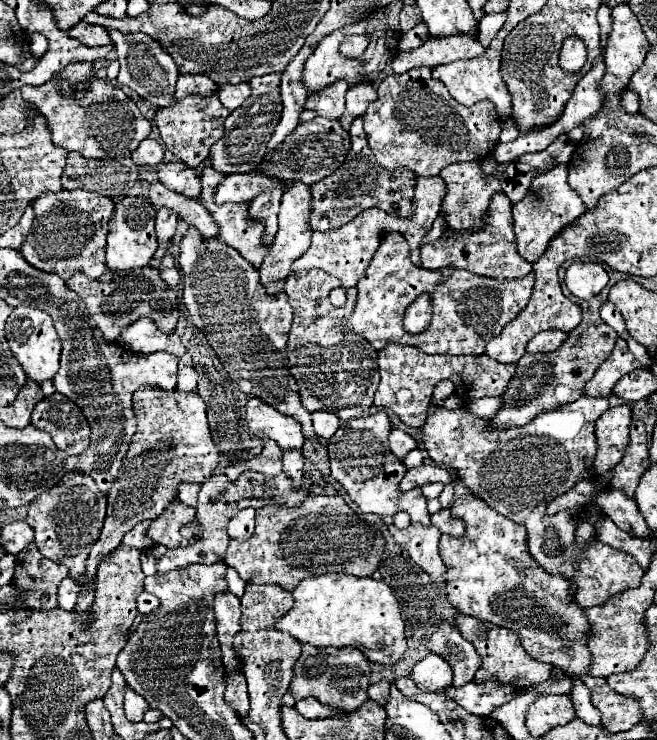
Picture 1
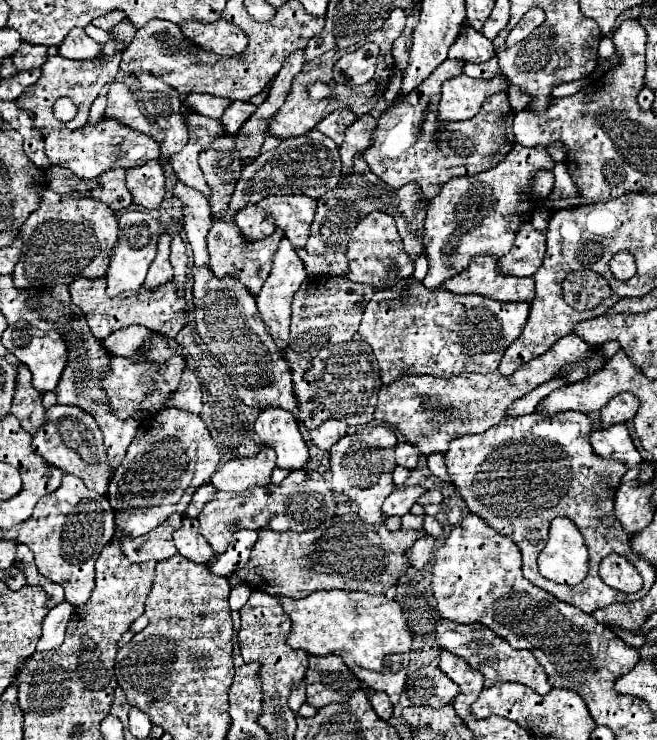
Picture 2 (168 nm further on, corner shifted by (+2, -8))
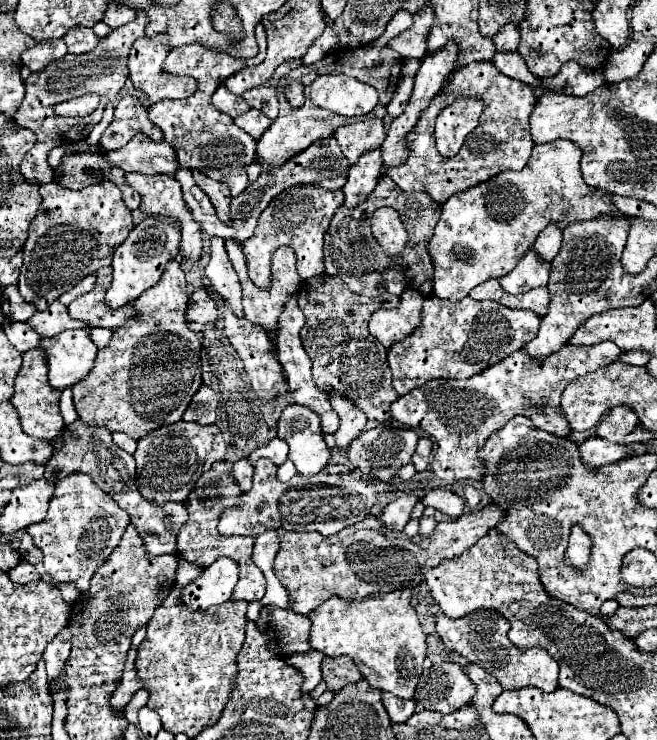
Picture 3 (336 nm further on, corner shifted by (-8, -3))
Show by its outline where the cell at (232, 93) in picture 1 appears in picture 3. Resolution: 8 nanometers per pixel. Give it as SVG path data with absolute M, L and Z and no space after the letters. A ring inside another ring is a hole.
M249 109L245 115L239 115L235 119L235 123L243 131L247 131L253 139L259 139L263 135L263 131L271 125L271 119L263 111L259 111L259 109Z

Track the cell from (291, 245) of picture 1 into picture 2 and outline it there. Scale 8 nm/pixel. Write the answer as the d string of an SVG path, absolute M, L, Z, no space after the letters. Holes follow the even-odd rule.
M283 238L279 244L279 250L275 254L275 260L273 260L273 270L271 270L269 278L265 280L265 284L257 296L257 308L259 308L261 320L265 322L265 326L271 334L271 338L275 340L275 346L279 348L279 352L285 352L285 348L287 348L289 324L291 324L291 300L293 300L293 294L299 290L299 286L305 278L307 278L307 272L305 272L305 266L301 264L301 258L297 256L297 252L289 244L289 240Z

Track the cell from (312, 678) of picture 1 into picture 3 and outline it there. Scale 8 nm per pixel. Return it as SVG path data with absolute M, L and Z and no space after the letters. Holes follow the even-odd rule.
M325 657L323 659L323 681L327 685L329 691L339 691L349 683L359 683L363 679L363 675L359 673L359 669L355 667L355 663L347 657Z

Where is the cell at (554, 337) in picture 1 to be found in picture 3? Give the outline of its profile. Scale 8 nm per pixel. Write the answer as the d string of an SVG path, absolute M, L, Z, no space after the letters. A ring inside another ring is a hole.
M611 341L591 347L565 345L561 351L551 353L539 365L527 357L525 351L515 351L515 355L509 355L509 359L499 361L489 371L481 371L471 379L431 379L423 387L411 389L407 395L401 395L391 403L391 417L403 425L419 427L431 435L431 439L437 443L431 469L439 479L447 483L481 479L485 471L477 451L493 431L501 429L511 417L525 415L535 423L535 427L545 429L557 437L567 437L567 419L559 415L559 395L563 393L563 387L585 373L613 363L619 353L621 349Z

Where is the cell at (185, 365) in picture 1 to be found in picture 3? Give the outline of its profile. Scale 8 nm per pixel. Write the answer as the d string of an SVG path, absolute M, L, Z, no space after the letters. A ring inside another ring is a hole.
M201 385L199 391L191 397L191 403L187 405L183 419L209 425L209 423L215 423L215 417L217 417L215 409L217 409L217 397L213 389L207 385Z

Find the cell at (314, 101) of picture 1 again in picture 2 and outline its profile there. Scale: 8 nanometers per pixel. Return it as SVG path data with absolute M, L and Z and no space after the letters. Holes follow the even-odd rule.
M349 110L333 112L331 116L323 118L323 120L317 124L317 130L323 132L325 136L329 136L331 140L335 140L337 146L339 146L339 144L343 144L343 140L345 140L345 128L349 128L349 124L351 124L353 120L357 120L357 116L355 116L353 112L349 112Z

